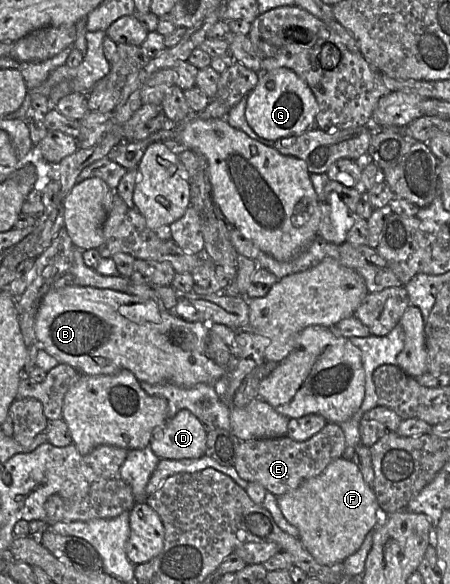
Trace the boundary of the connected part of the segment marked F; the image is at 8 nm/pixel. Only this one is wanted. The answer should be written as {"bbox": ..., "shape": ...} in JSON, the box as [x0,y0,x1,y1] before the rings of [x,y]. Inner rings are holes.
{"bbox":[277,458,379,565],"shape":[[[352,458],[335,459],[319,475],[304,481],[296,489],[278,496],[277,503],[285,519],[299,530],[299,539],[305,549],[322,565],[343,562],[360,548],[366,534],[377,527],[376,512],[379,504],[375,492],[372,486],[364,481]]]}

